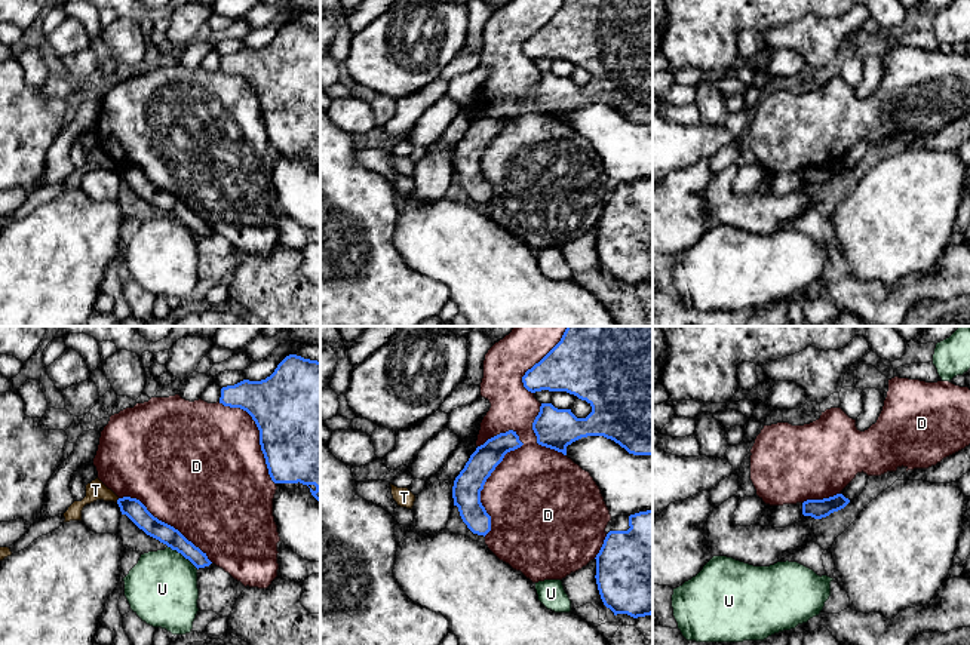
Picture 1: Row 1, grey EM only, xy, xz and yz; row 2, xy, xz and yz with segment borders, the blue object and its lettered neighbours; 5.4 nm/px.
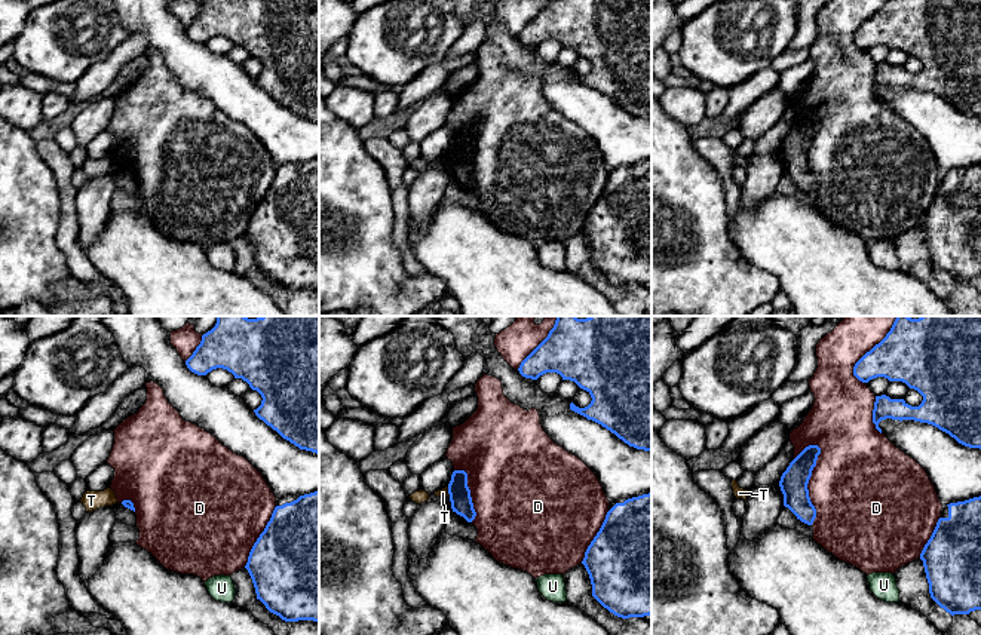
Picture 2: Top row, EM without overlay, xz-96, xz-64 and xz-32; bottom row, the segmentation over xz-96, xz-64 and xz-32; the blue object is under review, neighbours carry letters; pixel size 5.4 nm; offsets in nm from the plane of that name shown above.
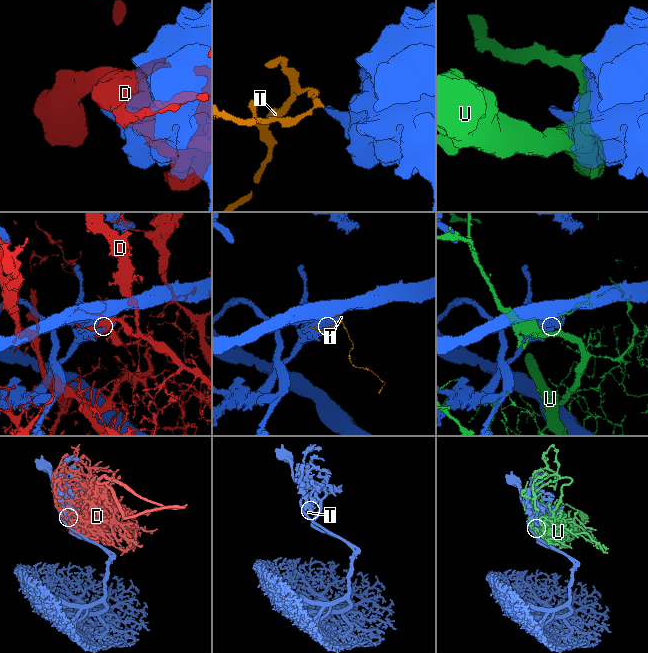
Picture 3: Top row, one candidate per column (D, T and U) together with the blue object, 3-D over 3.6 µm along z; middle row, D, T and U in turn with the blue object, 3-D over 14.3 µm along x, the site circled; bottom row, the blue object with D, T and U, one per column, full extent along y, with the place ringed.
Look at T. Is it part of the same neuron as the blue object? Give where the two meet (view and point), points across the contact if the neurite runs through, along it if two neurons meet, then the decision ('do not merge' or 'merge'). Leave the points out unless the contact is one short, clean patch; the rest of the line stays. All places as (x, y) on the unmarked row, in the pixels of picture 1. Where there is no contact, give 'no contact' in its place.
xy (117, 168) | along xy (119, 166), (116, 169) | do not merge

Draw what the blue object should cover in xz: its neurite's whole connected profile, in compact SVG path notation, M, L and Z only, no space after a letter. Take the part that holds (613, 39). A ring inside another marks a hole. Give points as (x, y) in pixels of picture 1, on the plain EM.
M564 0L561 9L522 44L531 59L567 59L586 68L592 80L577 86L571 77L558 77L541 71L532 90L537 111L567 123L567 114L587 104L604 104L614 108L629 122L653 123L653 0Z

